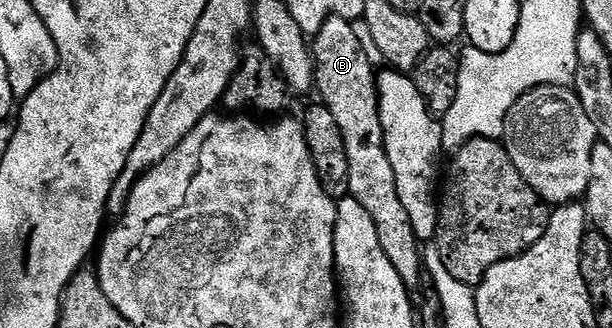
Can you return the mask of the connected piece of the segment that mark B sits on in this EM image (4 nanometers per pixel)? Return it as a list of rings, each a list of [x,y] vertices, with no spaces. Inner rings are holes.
[[[330,16],[325,26],[321,26],[321,30],[313,37],[313,55],[318,99],[332,112],[341,130],[341,138],[345,138],[345,154],[349,157],[349,195],[361,202],[369,218],[373,218],[381,250],[385,250],[389,262],[393,262],[393,270],[401,274],[401,282],[405,282],[408,290],[418,289],[419,279],[425,276],[423,252],[417,234],[413,234],[409,213],[405,211],[405,206],[401,206],[401,198],[397,195],[397,178],[385,150],[377,68],[370,64],[361,50],[353,34],[351,21],[340,16]]]

